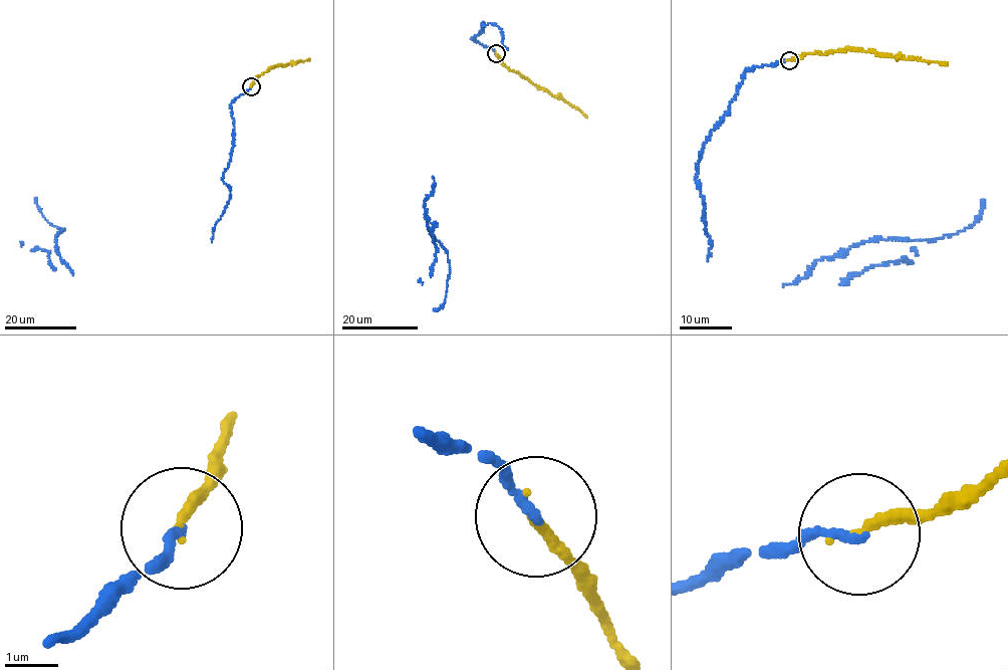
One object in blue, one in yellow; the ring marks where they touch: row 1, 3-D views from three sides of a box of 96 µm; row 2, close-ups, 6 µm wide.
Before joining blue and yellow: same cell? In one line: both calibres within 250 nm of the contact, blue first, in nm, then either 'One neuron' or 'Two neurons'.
Thickness 170 nm (blue) against 190 nm. One neuron

